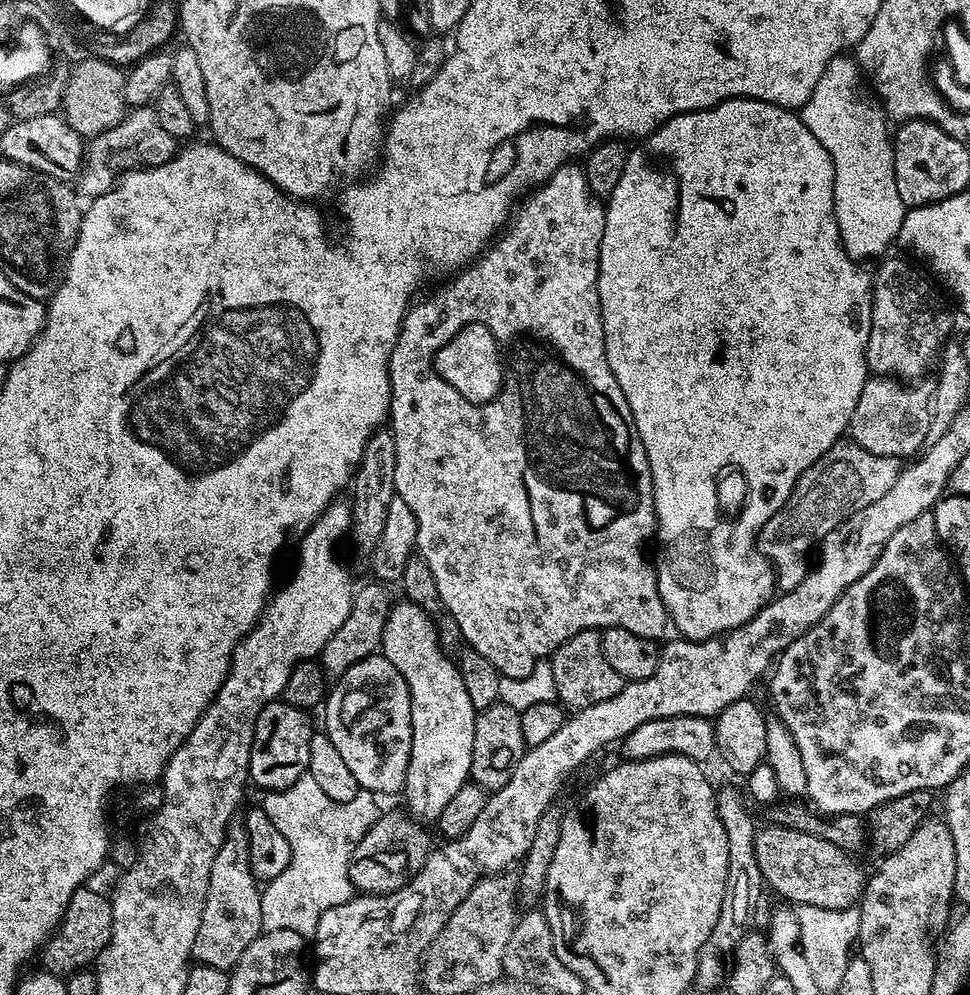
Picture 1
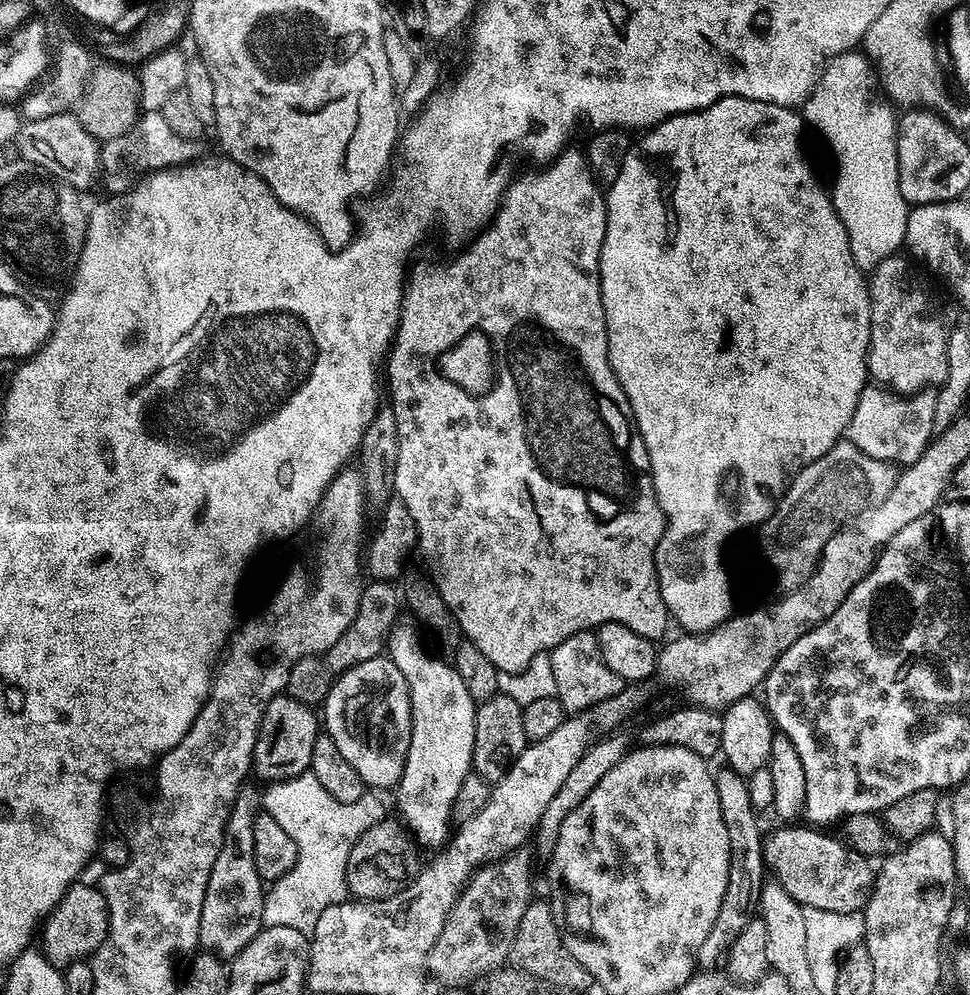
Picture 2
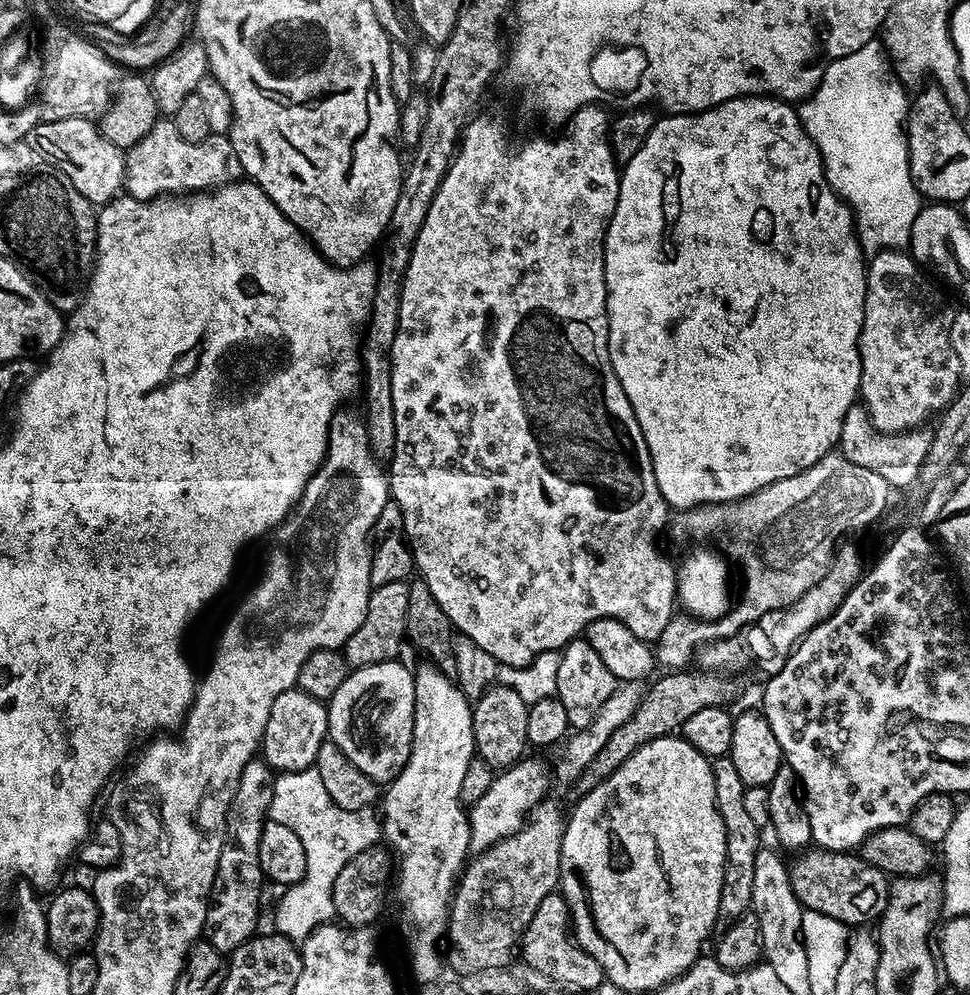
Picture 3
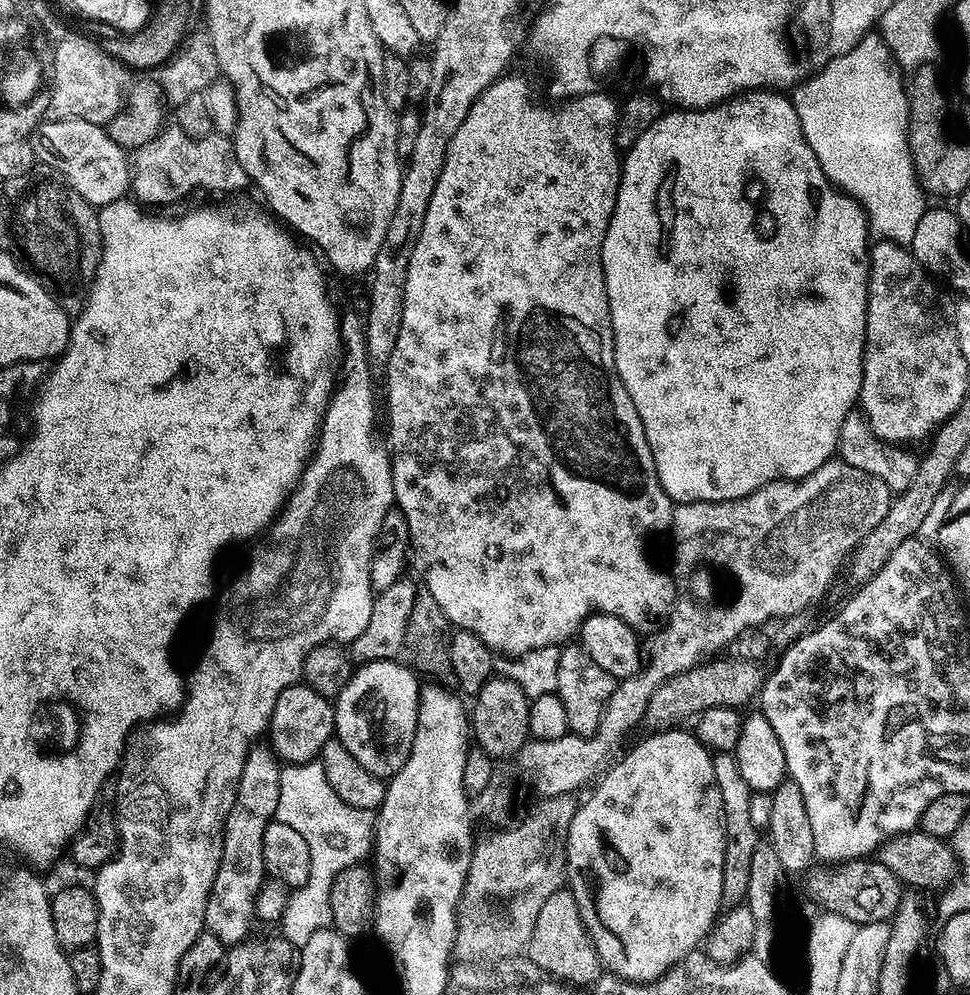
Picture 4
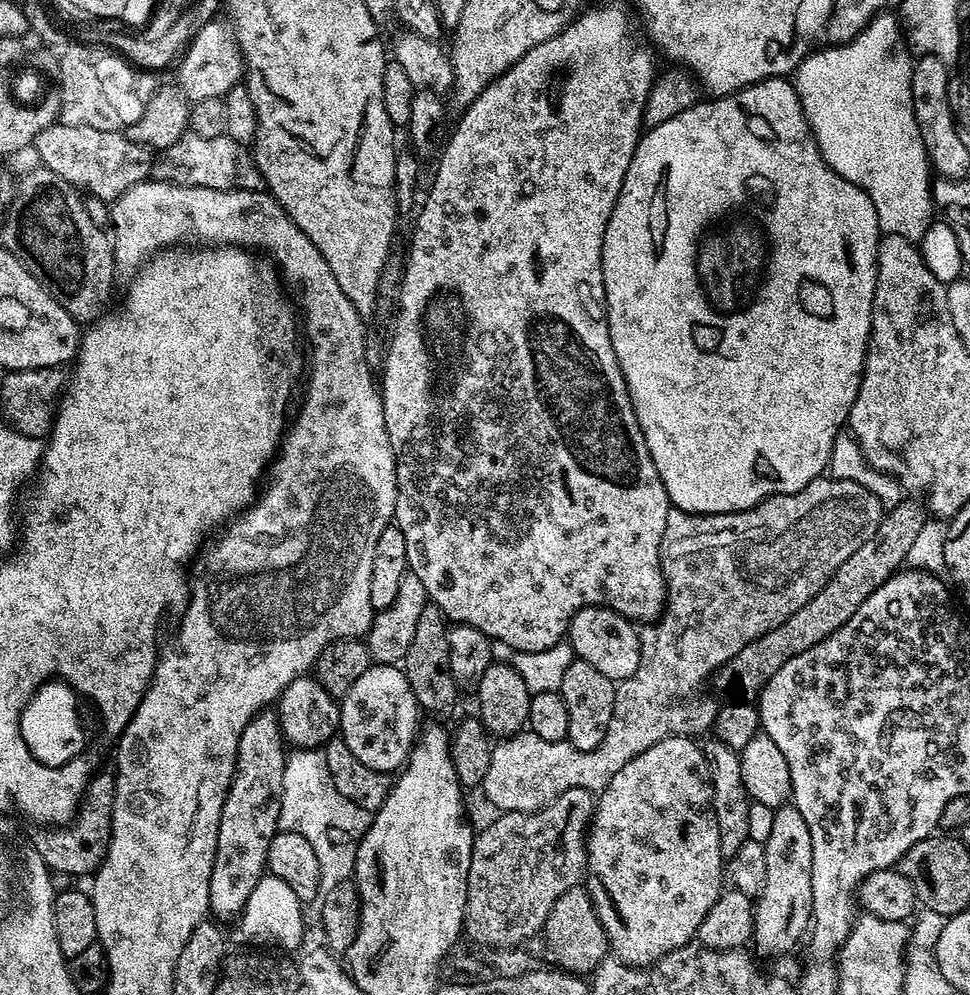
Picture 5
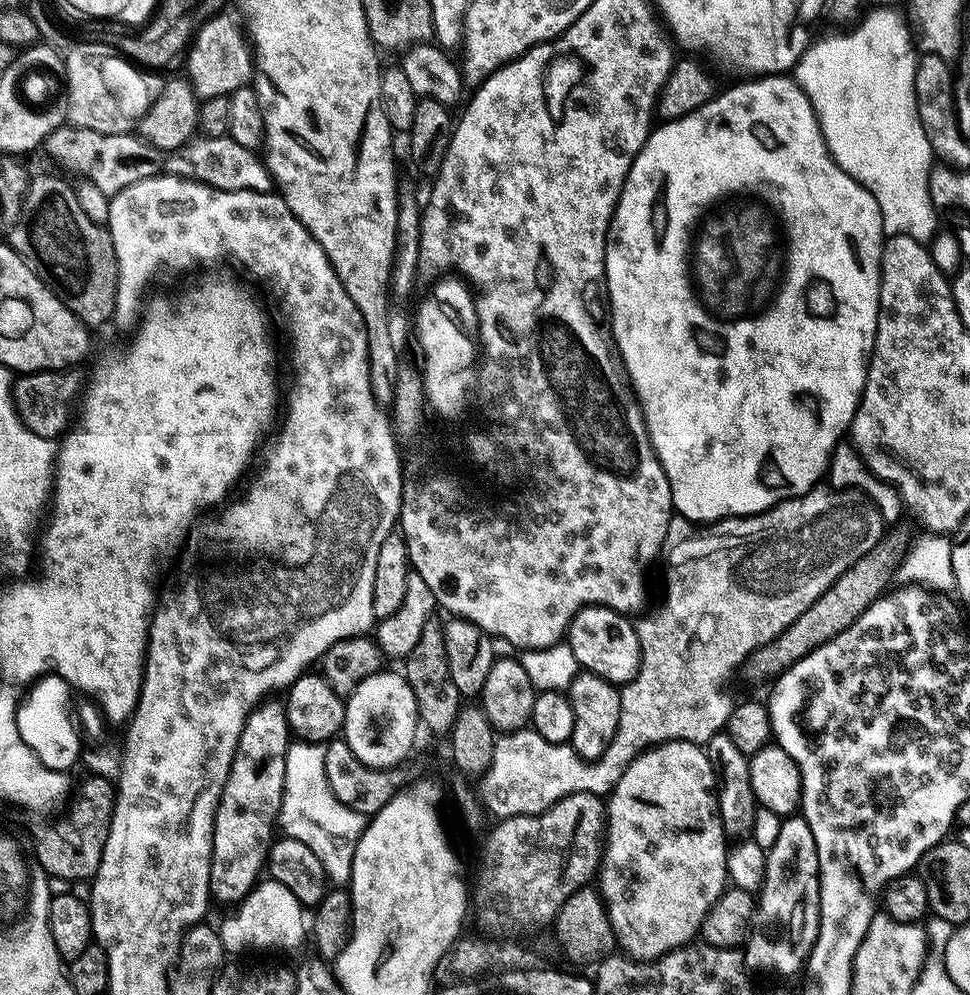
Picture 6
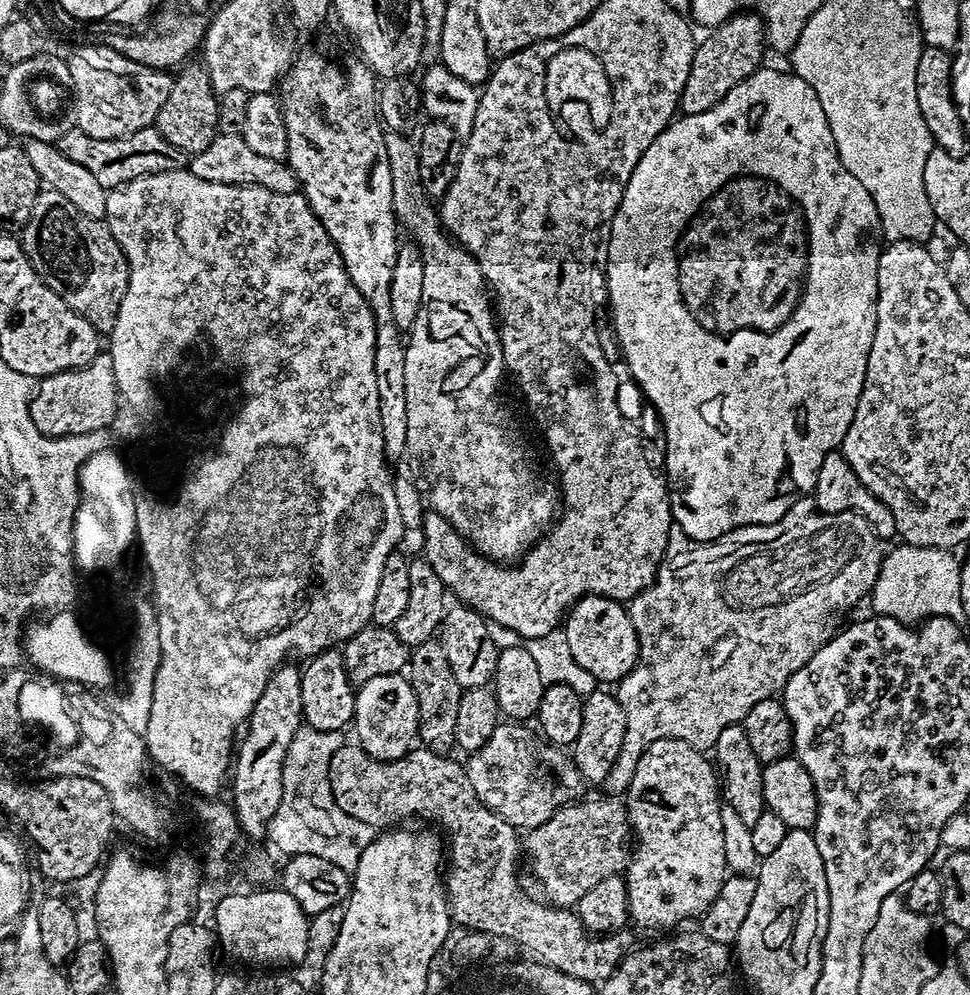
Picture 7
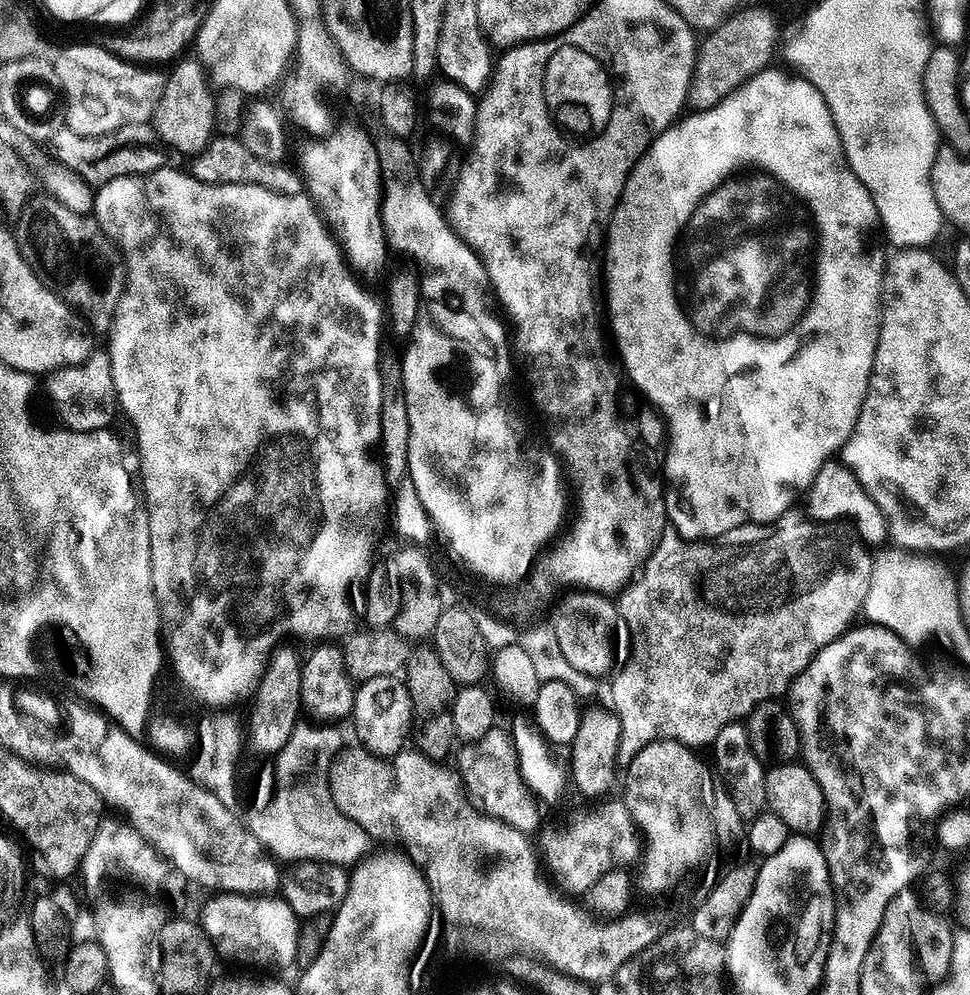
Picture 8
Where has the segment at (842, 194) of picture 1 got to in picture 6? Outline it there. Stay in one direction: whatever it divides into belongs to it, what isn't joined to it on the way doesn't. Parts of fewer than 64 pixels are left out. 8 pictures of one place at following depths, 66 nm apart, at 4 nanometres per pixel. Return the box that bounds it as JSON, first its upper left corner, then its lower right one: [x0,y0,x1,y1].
[794,8,938,242]

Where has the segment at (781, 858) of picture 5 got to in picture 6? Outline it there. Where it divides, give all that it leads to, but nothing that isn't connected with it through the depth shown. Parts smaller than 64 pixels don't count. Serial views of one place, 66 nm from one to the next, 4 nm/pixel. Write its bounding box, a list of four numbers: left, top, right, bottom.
[742,814,820,976]

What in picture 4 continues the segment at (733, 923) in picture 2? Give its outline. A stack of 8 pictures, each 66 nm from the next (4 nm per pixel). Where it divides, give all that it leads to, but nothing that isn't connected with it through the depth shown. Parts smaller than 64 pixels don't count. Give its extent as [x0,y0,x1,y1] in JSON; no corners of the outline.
[713,752,758,906]

